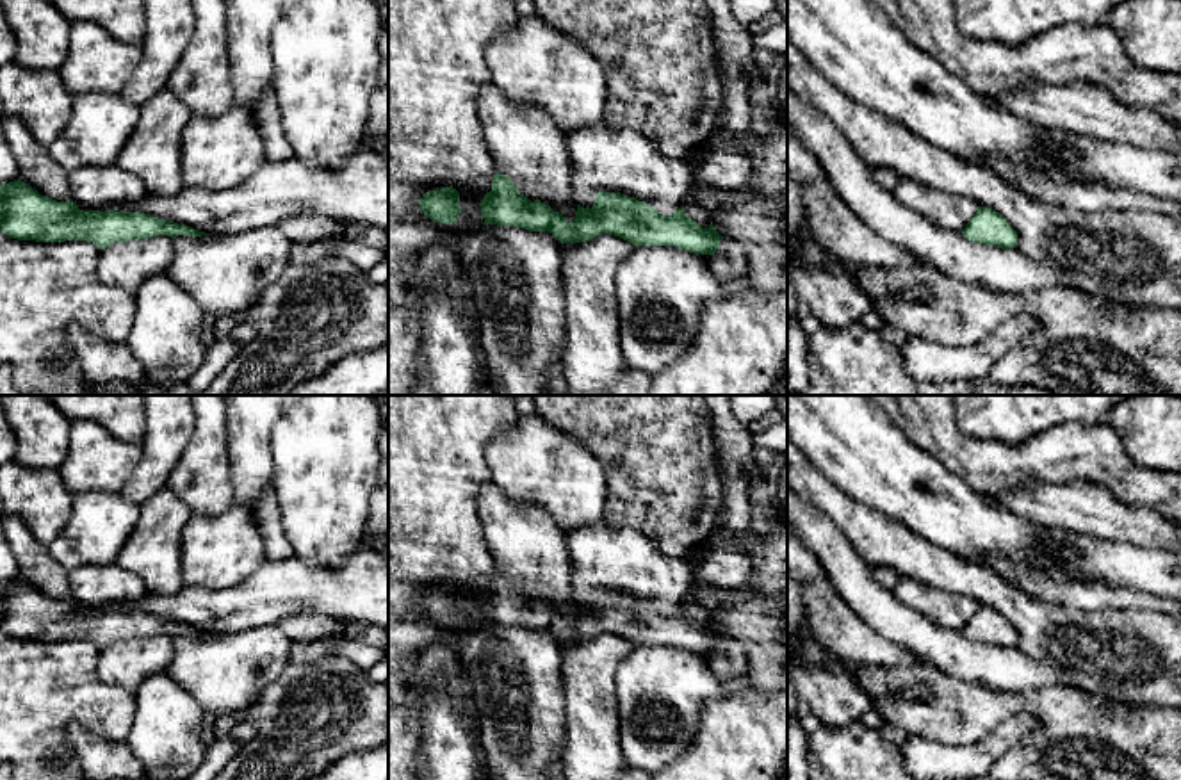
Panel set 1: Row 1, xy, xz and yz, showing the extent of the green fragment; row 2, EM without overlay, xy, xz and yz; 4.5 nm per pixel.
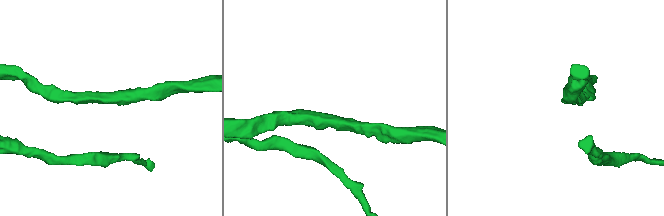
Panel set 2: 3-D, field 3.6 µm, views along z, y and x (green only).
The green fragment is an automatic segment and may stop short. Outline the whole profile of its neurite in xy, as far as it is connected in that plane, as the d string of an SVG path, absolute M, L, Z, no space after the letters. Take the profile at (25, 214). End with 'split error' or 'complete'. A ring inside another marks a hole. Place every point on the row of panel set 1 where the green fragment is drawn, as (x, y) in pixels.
M20 178L0 183L0 232L18 240L89 240L100 249L155 235L212 235L144 212L82 212L77 203L41 196Z; complete

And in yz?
M978 207L973 219L962 230L962 235L978 244L996 246L1001 249L1017 248L1017 232L996 210Z; complete

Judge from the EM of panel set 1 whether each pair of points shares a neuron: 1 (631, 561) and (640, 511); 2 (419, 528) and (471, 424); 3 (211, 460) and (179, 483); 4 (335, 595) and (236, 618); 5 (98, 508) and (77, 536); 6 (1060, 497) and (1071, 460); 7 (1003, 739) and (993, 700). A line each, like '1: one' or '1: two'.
1: two
2: one
3: one
4: one
5: one
6: two
7: two

